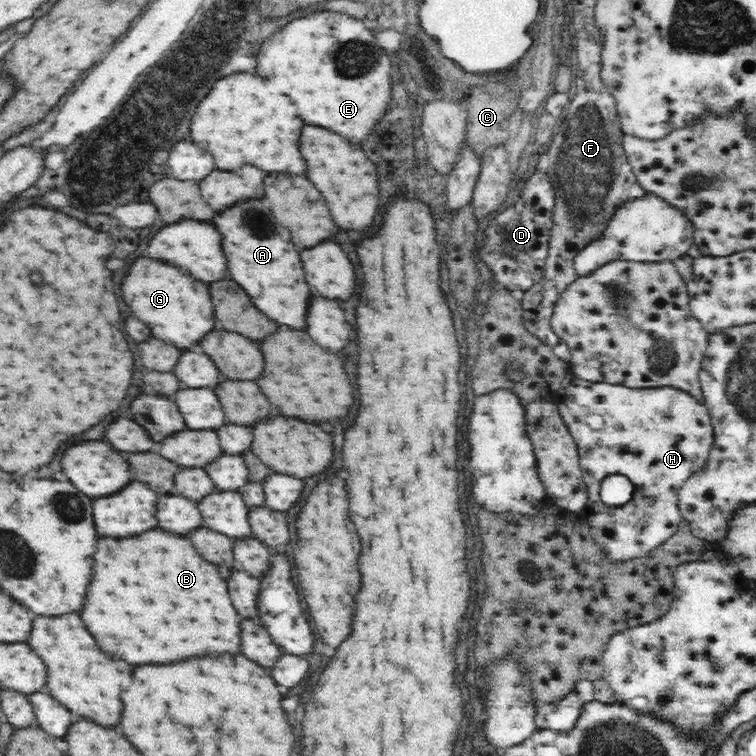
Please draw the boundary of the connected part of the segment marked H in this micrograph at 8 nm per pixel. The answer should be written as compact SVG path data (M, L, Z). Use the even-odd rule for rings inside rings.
M571 370L566 373L562 380L562 388L556 394L560 412L564 416L564 422L570 428L574 441L578 442L580 456L580 468L584 474L588 494L588 510L584 510L586 524L592 526L589 532L598 538L598 542L609 551L610 557L618 559L631 559L642 556L654 547L661 545L669 536L672 536L680 525L682 518L679 514L677 492L682 484L688 481L692 474L706 464L710 447L712 446L712 426L710 426L710 415L706 407L702 406L695 398L686 392L672 390L672 388L626 388L626 386L612 386L612 384L601 382L584 382ZM590 418L602 418L604 426L598 430L592 430ZM610 474L626 474L636 486L634 496L630 502L622 506L606 506L600 498L602 481ZM648 496L654 496L654 504L648 502Z

